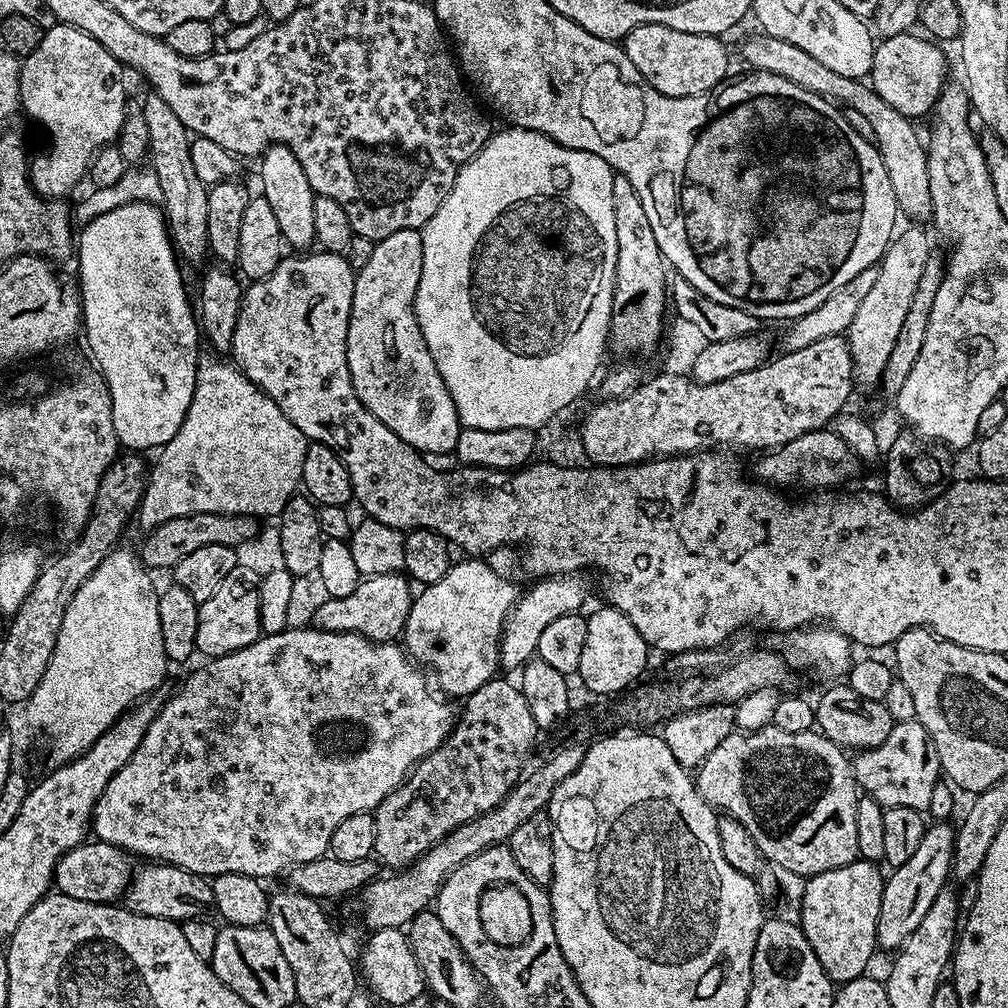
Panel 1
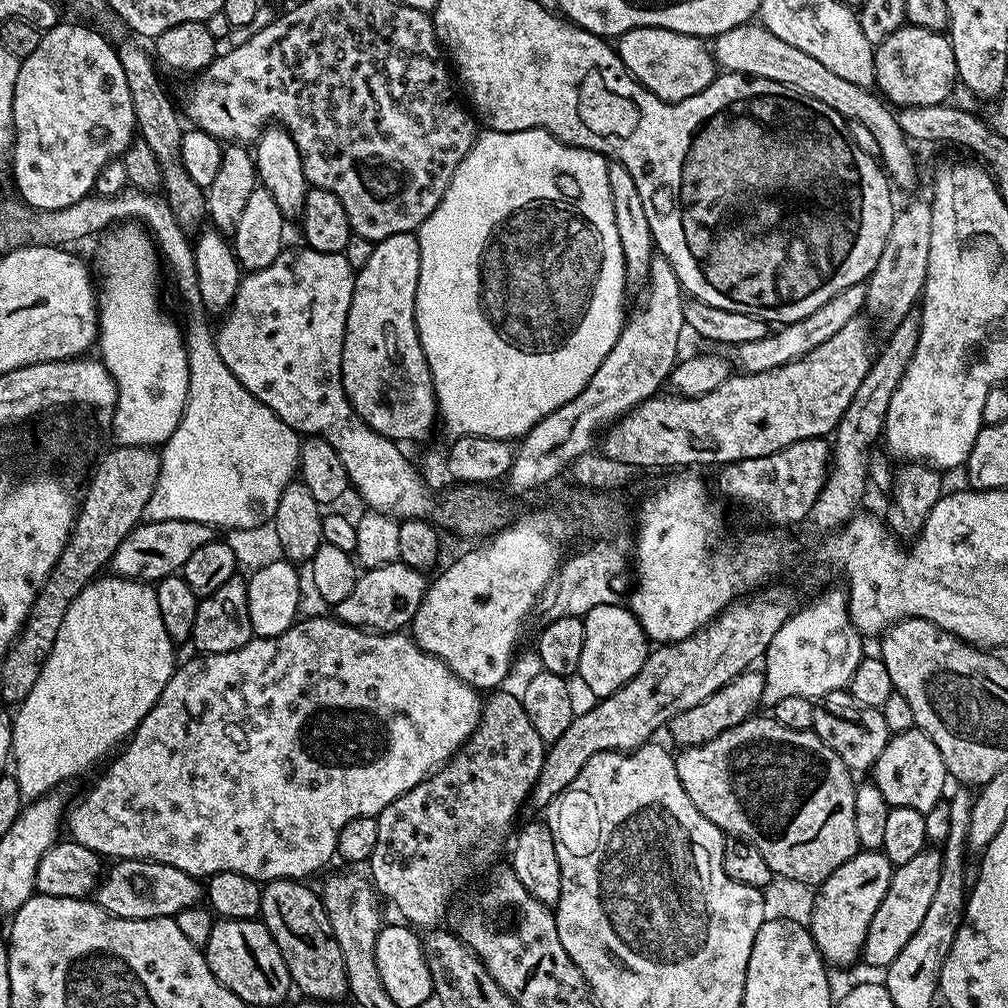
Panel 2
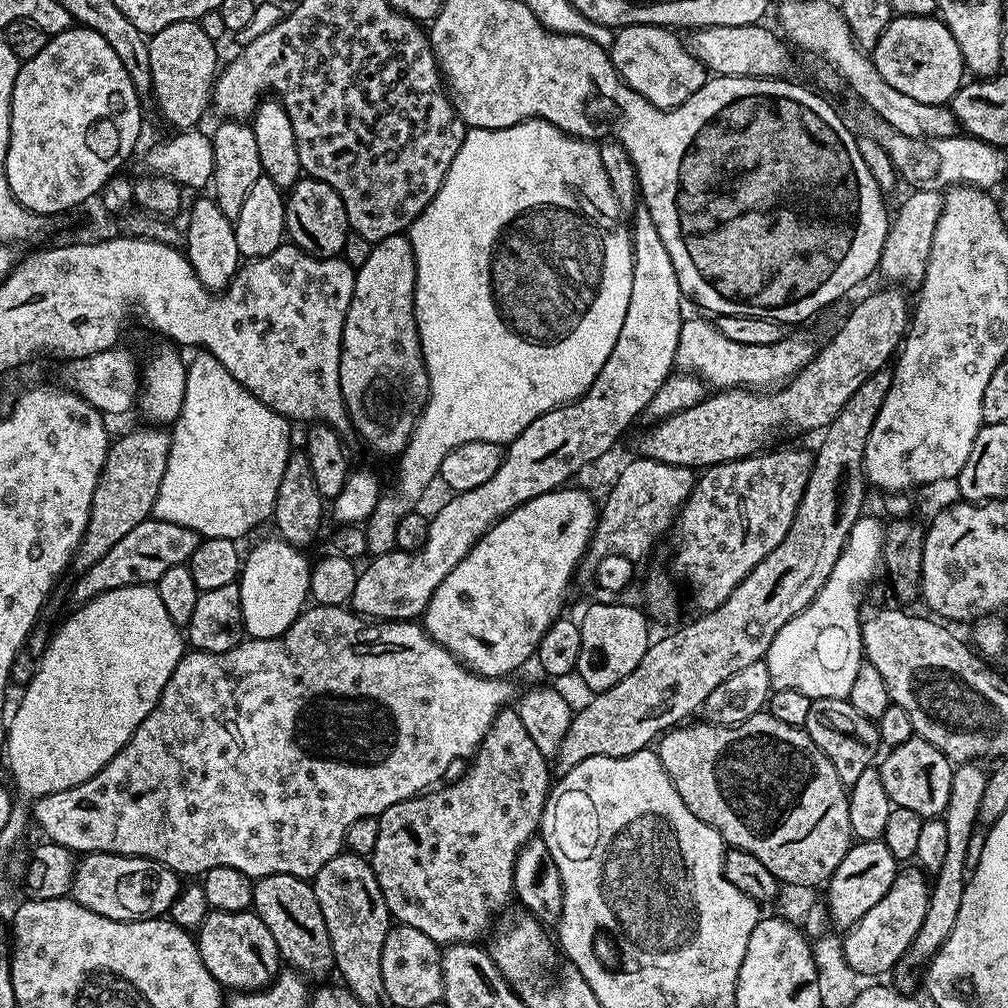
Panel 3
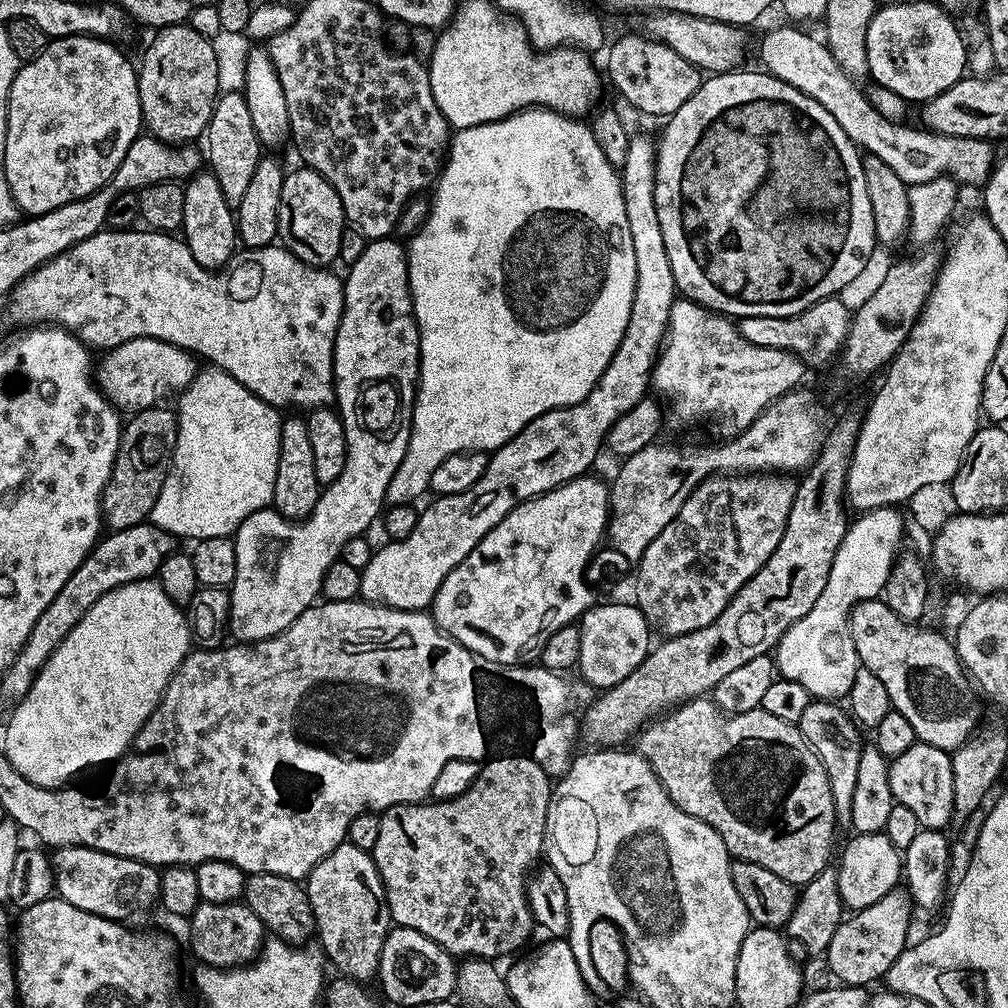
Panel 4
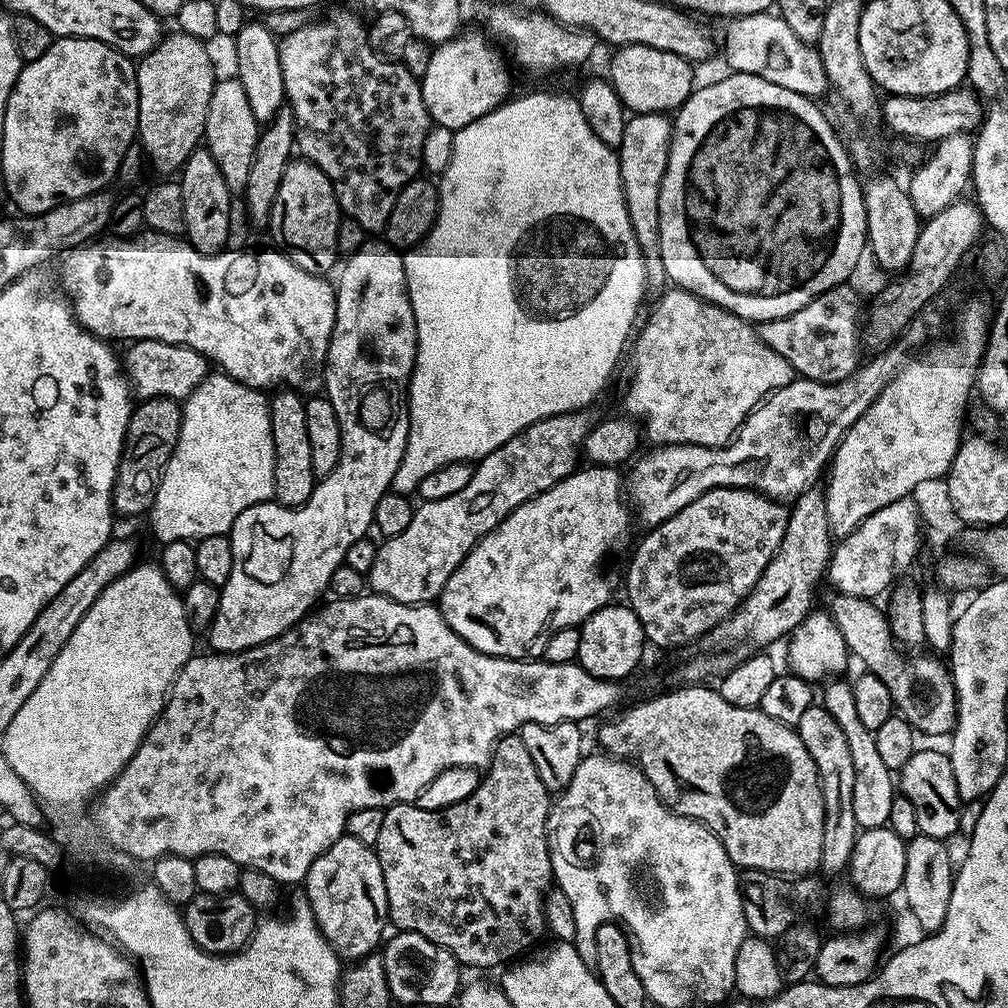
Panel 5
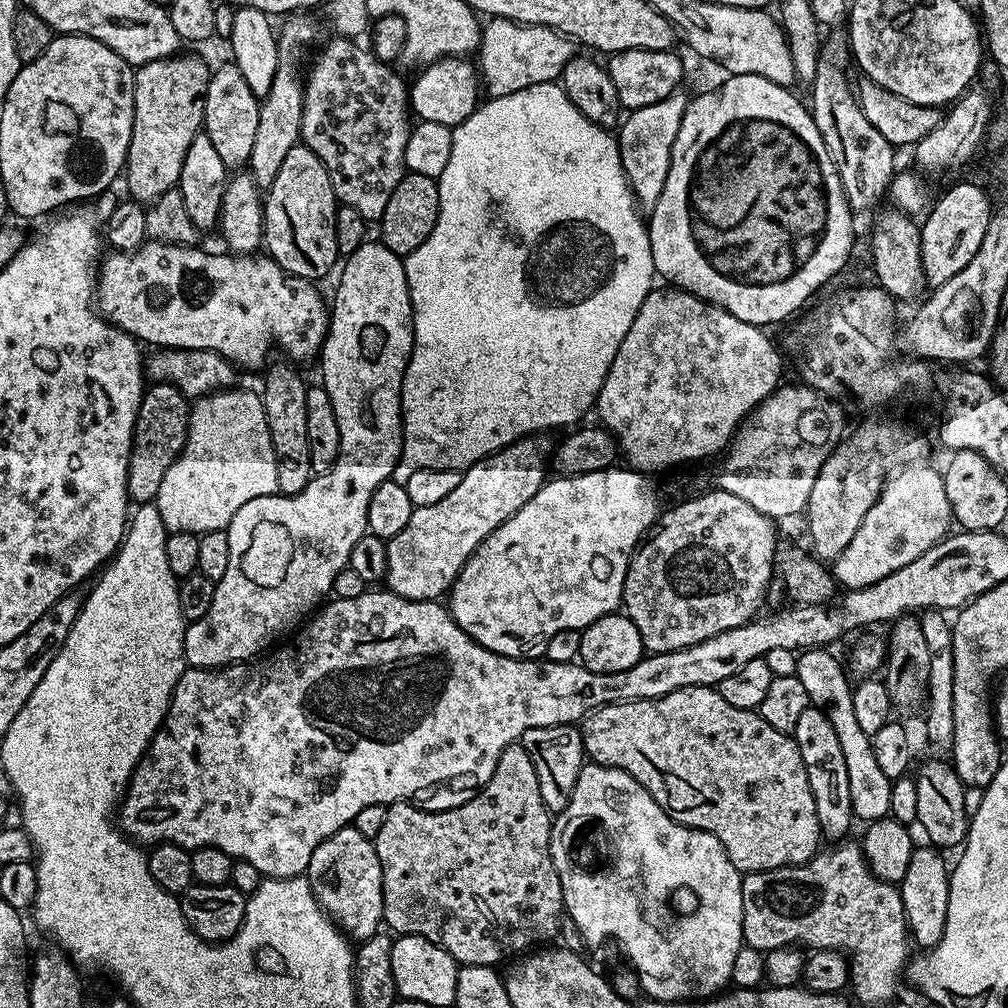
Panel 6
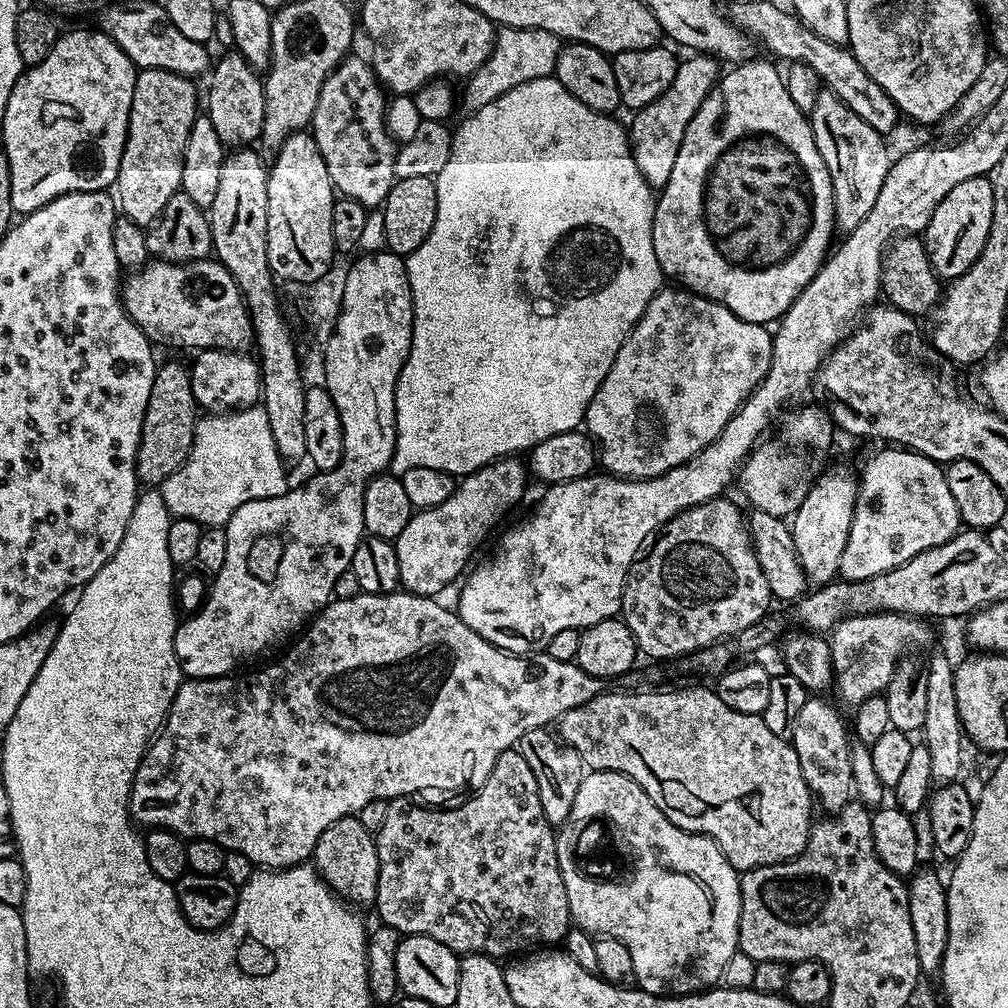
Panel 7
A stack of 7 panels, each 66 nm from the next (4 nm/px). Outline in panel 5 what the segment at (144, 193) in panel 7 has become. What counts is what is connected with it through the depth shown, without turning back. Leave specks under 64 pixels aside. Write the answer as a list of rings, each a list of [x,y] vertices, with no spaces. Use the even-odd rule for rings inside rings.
[[[179,30],[165,35],[150,54],[139,57],[136,64],[136,81],[138,82],[138,144],[156,172],[176,174],[183,168],[186,158],[201,147],[206,126],[206,114],[210,110],[210,94],[214,94],[214,86],[218,79],[216,68],[212,65],[212,56],[208,53],[209,45],[205,41],[194,38]]]

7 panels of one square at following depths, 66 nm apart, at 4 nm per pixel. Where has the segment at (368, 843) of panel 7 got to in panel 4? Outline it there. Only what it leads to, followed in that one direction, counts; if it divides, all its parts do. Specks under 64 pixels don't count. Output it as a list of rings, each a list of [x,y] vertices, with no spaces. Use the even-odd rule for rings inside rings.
[[[347,842],[339,844],[329,856],[322,858],[322,862],[318,862],[318,866],[314,866],[314,870],[306,877],[306,891],[316,919],[315,935],[318,940],[320,936],[319,947],[327,963],[331,967],[333,964],[337,968],[335,971],[341,976],[348,976],[352,980],[361,982],[375,981],[380,971],[382,946],[393,923],[388,909],[388,899],[384,893],[384,880],[372,861],[371,852],[358,850],[358,846]]]

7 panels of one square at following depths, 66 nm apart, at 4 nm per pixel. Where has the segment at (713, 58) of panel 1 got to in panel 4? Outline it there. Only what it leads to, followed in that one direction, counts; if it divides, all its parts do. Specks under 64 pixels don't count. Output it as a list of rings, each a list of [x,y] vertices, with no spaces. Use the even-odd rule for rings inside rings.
[[[637,34],[637,36],[620,36],[616,41],[609,43],[606,48],[606,53],[608,52],[608,76],[606,72],[606,80],[616,87],[616,92],[629,104],[632,108],[637,108],[640,112],[645,112],[648,116],[661,116],[661,118],[667,118],[672,116],[679,108],[681,108],[686,101],[690,99],[691,96],[698,91],[702,83],[702,73],[699,68],[693,66],[690,62],[686,62],[686,58],[682,58],[682,54],[678,54],[675,50],[670,50],[670,46],[666,46],[662,42],[657,40],[652,40],[649,36],[643,34]]]

